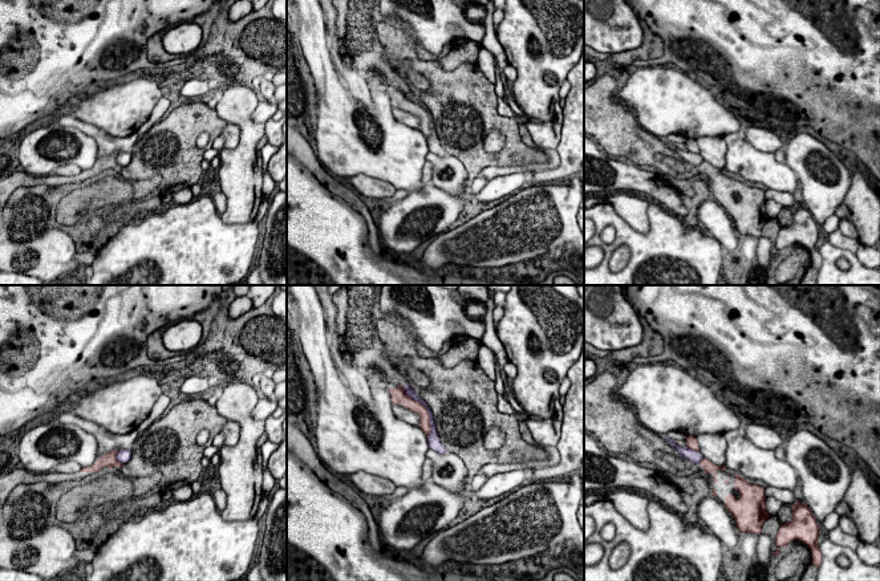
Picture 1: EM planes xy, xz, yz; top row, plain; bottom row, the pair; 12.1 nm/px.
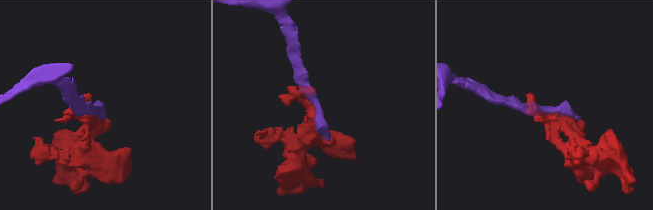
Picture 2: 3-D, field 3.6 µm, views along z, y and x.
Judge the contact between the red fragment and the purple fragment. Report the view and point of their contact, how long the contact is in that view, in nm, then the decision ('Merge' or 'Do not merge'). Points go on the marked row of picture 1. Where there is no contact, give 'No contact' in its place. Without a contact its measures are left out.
Touches red at xz (426, 410). Shared border 700 nm. Merge

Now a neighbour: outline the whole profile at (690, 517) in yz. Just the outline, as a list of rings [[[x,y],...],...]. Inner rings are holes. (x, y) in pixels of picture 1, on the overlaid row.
[[[680,489],[685,504],[688,505],[688,512],[682,516],[682,520],[685,521],[686,525],[697,525],[698,520],[698,508],[696,505],[696,500],[692,497],[692,495],[686,493],[685,491]]]

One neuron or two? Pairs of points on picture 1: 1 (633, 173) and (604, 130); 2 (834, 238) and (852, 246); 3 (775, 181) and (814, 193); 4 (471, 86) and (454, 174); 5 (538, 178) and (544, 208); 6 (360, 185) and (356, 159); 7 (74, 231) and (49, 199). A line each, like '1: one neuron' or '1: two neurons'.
1: two neurons
2: one neuron
3: two neurons
4: two neurons
5: two neurons
6: two neurons
7: one neuron

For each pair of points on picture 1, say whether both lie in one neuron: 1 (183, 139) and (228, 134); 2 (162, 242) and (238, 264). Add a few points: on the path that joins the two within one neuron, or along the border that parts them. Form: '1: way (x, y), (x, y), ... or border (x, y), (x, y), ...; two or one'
1: border (227, 122), (219, 134); two
2: way (181, 258), (219, 258); one

